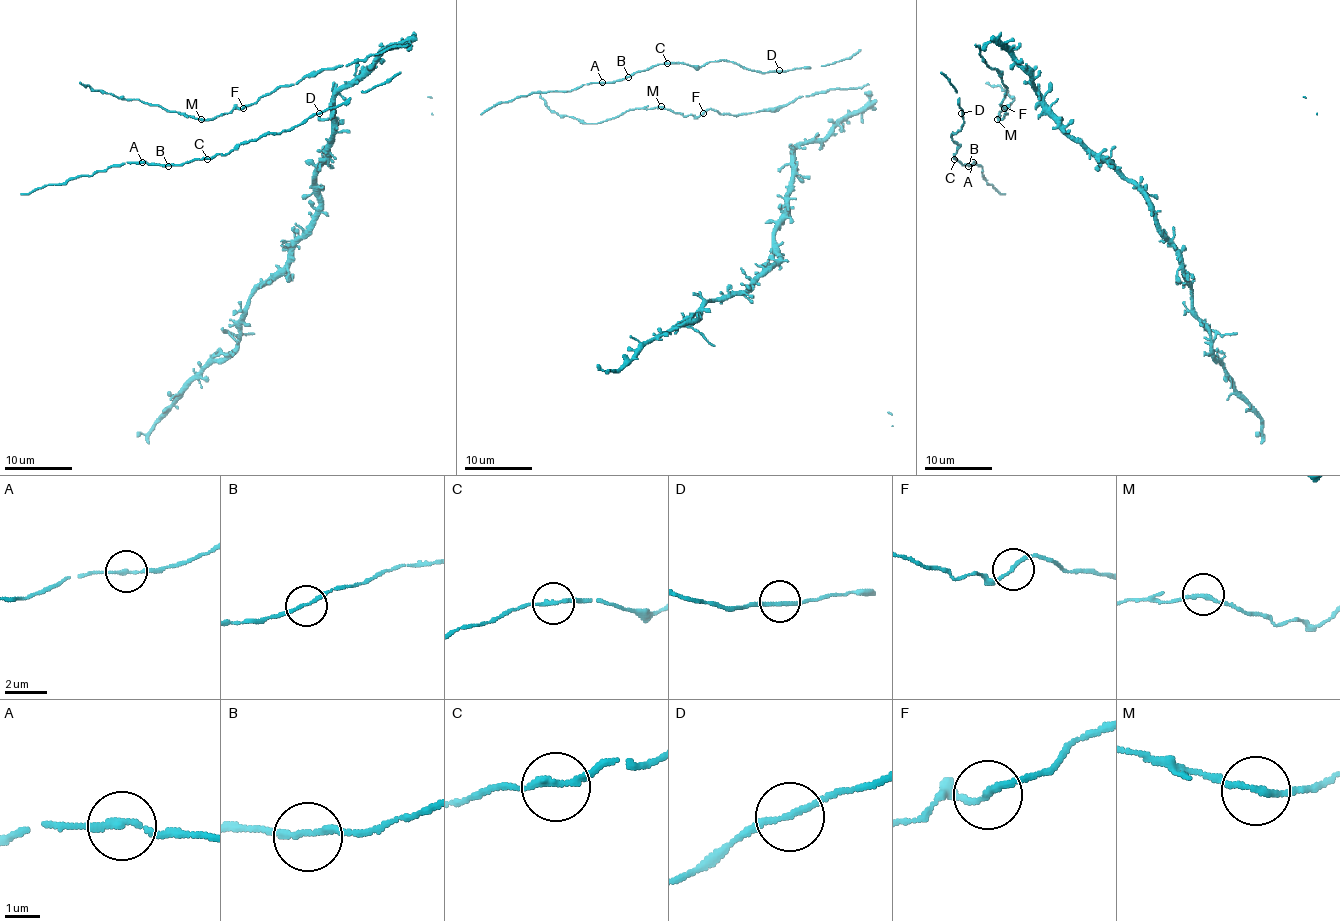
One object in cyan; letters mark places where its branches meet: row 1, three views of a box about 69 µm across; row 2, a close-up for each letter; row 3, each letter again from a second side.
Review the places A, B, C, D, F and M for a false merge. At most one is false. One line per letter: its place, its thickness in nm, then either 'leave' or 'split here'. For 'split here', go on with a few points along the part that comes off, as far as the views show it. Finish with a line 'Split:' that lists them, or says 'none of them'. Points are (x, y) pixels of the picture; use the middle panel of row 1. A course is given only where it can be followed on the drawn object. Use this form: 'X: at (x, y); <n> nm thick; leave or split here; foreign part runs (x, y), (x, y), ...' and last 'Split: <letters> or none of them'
A: at (602, 82); 160 nm thick; leave
B: at (628, 77); 160 nm thick; leave
C: at (667, 63); 180 nm thick; leave
D: at (779, 70); 180 nm thick; leave
F: at (703, 113); 170 nm thick; leave
M: at (661, 106); 170 nm thick; leave
Split: none of them

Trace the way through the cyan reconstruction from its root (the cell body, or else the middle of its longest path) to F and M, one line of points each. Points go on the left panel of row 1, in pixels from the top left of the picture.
F: (372, 64), (384, 52), (409, 42), (355, 59), (346, 66), (305, 74), (294, 84), (278, 86), (243, 108)
M: (372, 64), (384, 52), (409, 42), (355, 59), (346, 66), (305, 74), (255, 103), (200, 120)

